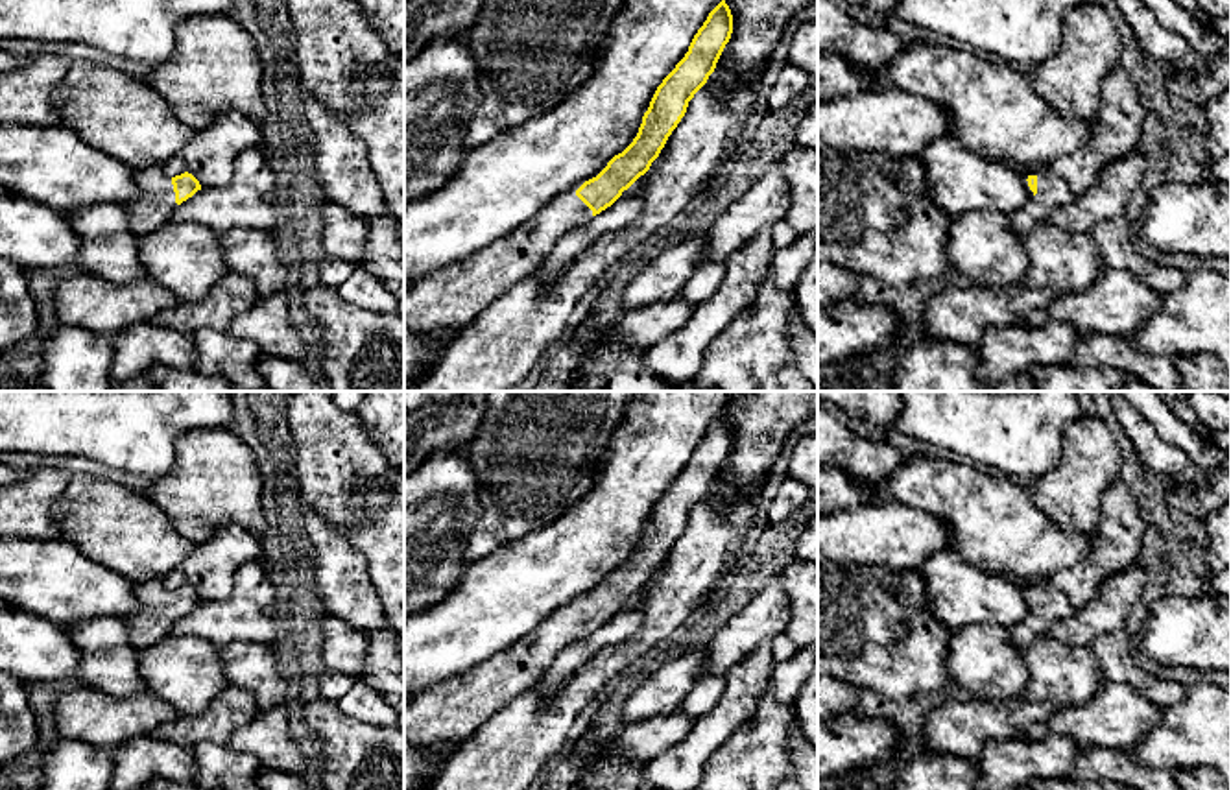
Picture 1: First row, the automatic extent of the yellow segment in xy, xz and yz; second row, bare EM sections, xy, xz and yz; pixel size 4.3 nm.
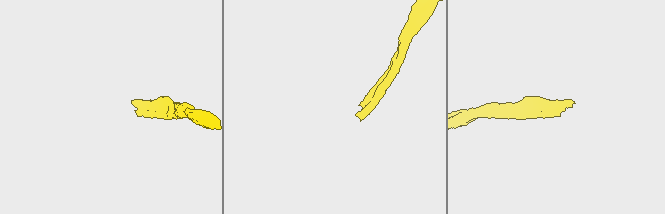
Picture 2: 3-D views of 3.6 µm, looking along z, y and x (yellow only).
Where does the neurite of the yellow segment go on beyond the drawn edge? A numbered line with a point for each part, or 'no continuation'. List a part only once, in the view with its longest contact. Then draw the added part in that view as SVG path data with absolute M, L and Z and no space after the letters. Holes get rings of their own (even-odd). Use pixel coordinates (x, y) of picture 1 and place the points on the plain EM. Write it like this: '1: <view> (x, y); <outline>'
1: xy (152, 622); M155 580L135 583L135 596L140 609L122 618L131 631L131 642L138 648L149 648L168 637L177 620L172 591Z

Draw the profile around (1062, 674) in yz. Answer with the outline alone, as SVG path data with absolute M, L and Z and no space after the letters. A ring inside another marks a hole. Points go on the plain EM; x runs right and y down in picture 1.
M1043 637L1022 650L1028 666L1028 683L1021 698L1041 703L1050 701L1061 709L1091 701L1106 677L1091 648L1061 644Z

